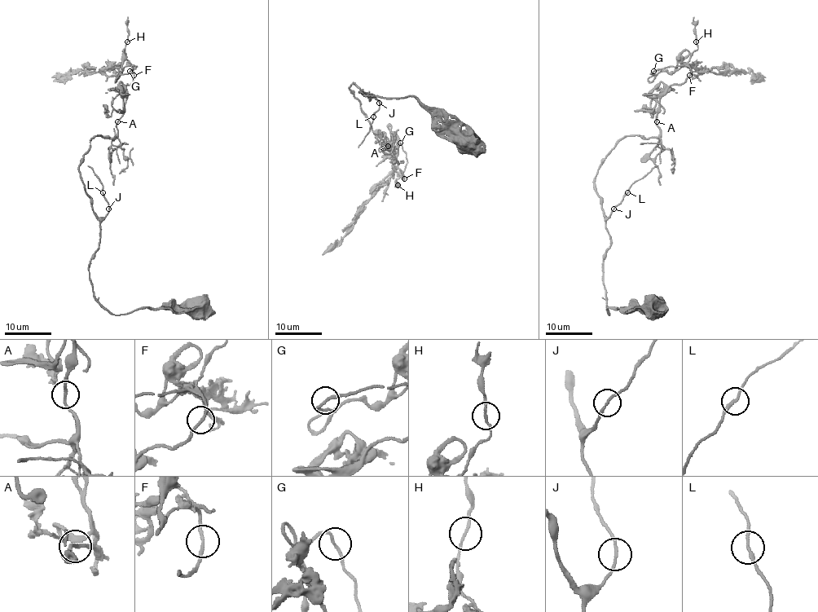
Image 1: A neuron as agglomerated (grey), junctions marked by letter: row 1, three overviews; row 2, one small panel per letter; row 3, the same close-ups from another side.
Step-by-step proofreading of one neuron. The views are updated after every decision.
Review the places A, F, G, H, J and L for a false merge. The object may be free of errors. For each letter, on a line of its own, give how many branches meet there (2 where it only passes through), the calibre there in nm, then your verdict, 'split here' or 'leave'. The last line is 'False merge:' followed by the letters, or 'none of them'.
A: 2 | 170 nm | leave
F: 2 | 160 nm | leave
G: 2 | 150 nm | leave
H: 2 | 150 nm | leave
J: 2 | 150 nm | leave
L: 2 | 190 nm | leave
False merge: none of them

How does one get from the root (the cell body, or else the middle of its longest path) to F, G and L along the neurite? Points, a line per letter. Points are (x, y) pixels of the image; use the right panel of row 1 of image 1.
F: (653, 305), (608, 312), (610, 235), (595, 177), (625, 137), (660, 134), (661, 94), (689, 75)
G: (653, 305), (609, 314), (610, 235), (595, 191), (622, 139), (660, 134), (661, 94), (690, 69), (653, 72)
L: (653, 305), (609, 307), (609, 314), (606, 307), (603, 259), (610, 235), (605, 220), (627, 193)

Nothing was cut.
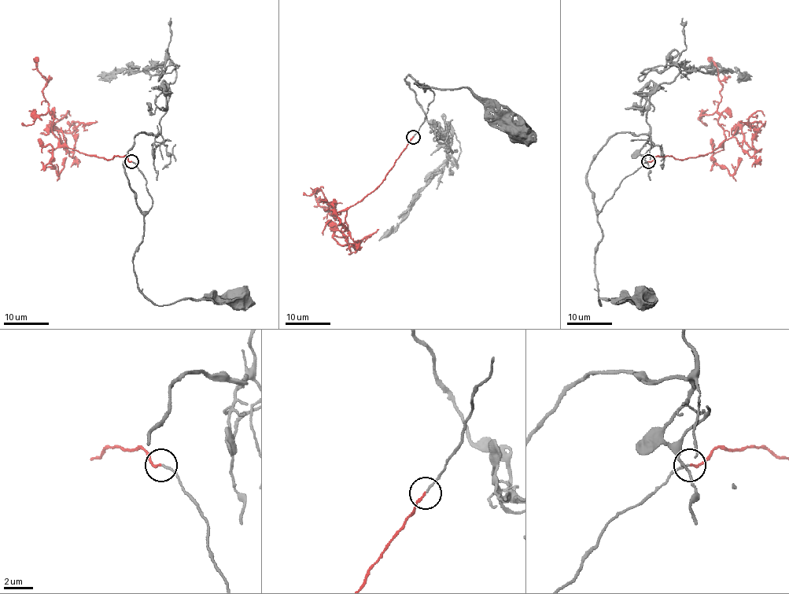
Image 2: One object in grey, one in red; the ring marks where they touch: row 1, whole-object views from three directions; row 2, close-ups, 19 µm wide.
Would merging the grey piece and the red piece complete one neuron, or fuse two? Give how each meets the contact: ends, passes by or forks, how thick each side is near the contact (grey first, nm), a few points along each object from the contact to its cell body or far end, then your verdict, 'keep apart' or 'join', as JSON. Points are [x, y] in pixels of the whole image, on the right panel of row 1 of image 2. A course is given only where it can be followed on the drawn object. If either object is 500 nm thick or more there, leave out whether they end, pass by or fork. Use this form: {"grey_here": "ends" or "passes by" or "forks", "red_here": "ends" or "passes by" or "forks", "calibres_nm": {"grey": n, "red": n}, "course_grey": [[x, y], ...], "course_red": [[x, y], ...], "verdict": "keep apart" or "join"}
{"grey_here": "ends", "red_here": "ends", "calibres_nm": {"grey": 120, "red": 140}, "course_grey": [[647, 162], [621, 181], [597, 217], [602, 241], [595, 254], [600, 305], [599, 300], [643, 296]], "course_red": [[647, 162], [657, 156], [697, 157], [723, 142], [723, 128], [717, 121], [722, 84], [707, 57]], "verdict": "join"}

